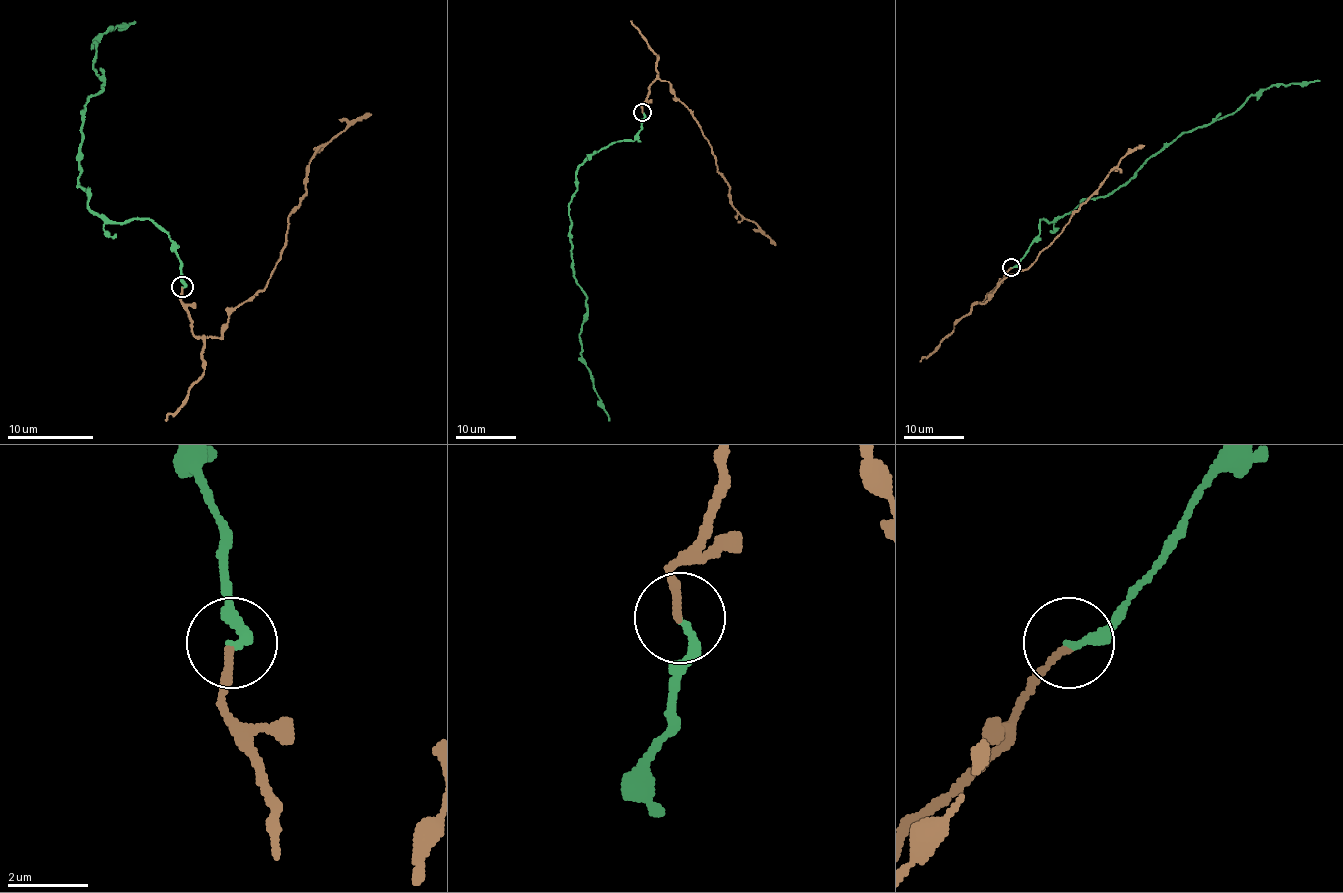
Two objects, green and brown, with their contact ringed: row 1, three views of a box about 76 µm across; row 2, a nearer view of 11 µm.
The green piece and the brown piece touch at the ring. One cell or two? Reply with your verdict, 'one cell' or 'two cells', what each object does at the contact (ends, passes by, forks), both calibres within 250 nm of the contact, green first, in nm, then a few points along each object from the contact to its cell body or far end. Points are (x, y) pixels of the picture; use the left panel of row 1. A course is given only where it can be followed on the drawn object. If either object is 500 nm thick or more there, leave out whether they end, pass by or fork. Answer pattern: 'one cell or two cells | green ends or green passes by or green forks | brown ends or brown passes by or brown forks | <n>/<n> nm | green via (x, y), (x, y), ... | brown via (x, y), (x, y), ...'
one cell | green ends | brown ends | 200/180 nm | green via (183, 286), (170, 237), (148, 219), (99, 217), (78, 185), (84, 106), (103, 89), (95, 44), (136, 22) | brown via (183, 288), (191, 331), (221, 337), (228, 316), (271, 277), (288, 215), (305, 192), (309, 159), (371, 114)

